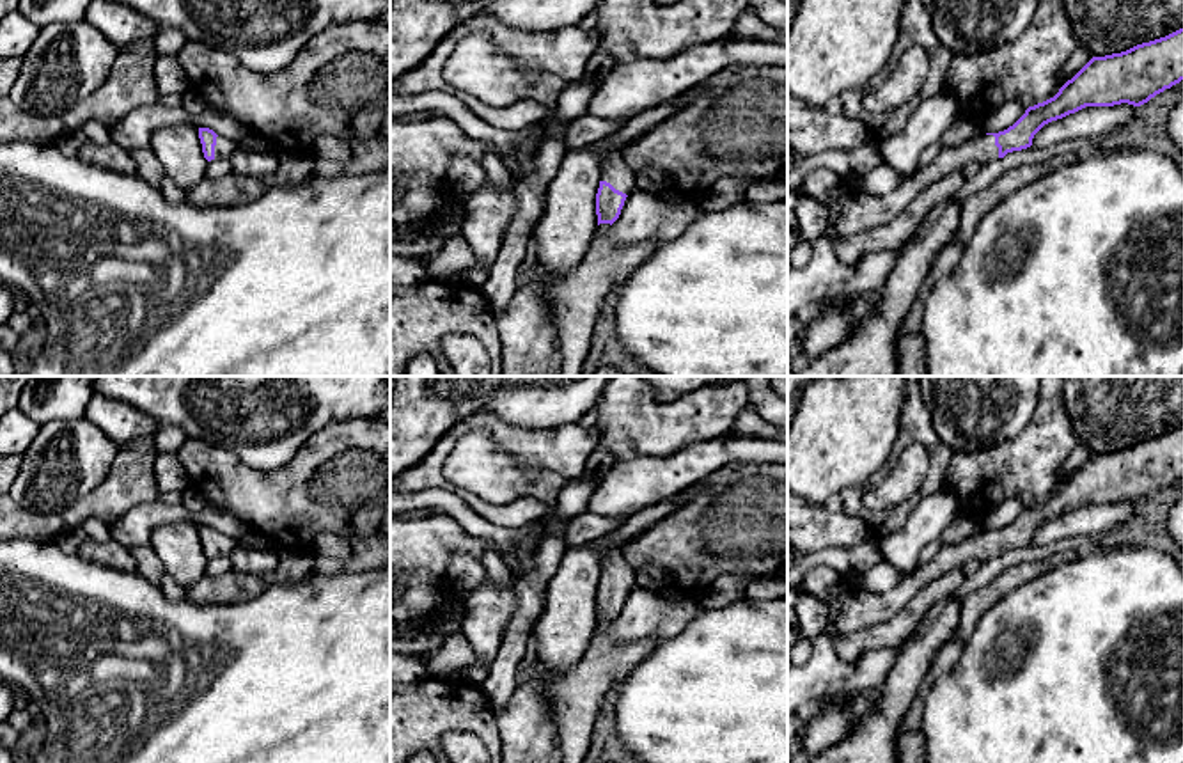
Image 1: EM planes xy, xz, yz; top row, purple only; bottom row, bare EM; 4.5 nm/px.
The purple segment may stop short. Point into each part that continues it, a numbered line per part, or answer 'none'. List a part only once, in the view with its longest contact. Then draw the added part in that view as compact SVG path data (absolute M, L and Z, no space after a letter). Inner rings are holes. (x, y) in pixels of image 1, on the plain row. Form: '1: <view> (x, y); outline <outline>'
1: yz (853, 609); outline M981 531L960 543L944 545L926 564L917 566L897 586L885 593L869 593L853 584L828 603L827 633L837 639L844 633L890 621L908 605L929 582L940 578L951 570L961 568L968 561L986 562L999 555L995 534Z

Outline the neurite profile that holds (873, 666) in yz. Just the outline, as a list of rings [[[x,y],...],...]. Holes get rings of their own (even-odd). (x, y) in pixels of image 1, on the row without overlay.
[[[890,646],[864,653],[842,687],[830,697],[837,703],[844,703],[878,690],[899,649],[901,646]]]

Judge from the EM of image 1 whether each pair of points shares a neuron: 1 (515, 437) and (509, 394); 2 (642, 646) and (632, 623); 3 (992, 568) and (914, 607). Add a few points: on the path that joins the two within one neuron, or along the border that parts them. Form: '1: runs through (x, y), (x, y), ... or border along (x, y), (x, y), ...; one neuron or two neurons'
1: border along (472, 414), (493, 410), (520, 426), (554, 428); two neurons
2: border along (607, 625), (607, 636), (618, 645), (660, 637); two neurons
3: border along (965, 577), (949, 595); two neurons

